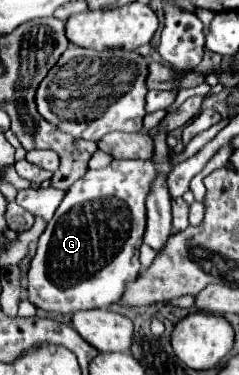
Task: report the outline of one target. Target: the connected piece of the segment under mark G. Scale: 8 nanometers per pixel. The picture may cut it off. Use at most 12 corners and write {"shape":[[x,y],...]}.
{"shape":[[152,159],[88,169],[40,235],[28,301],[118,303]]}

